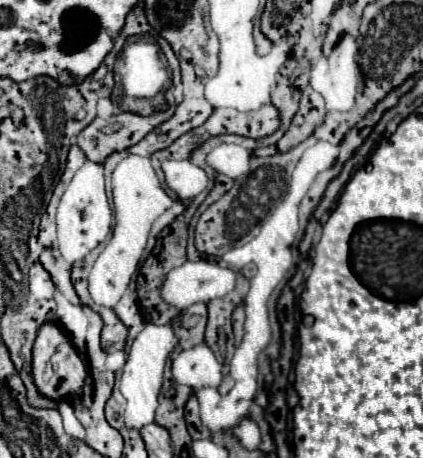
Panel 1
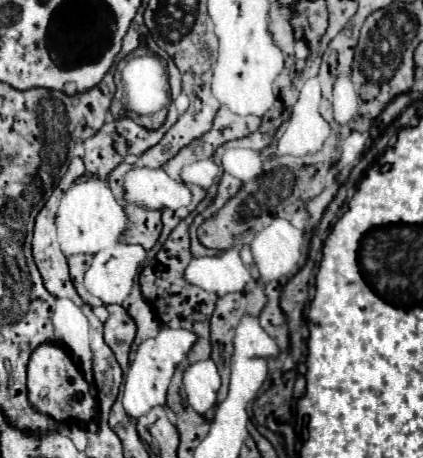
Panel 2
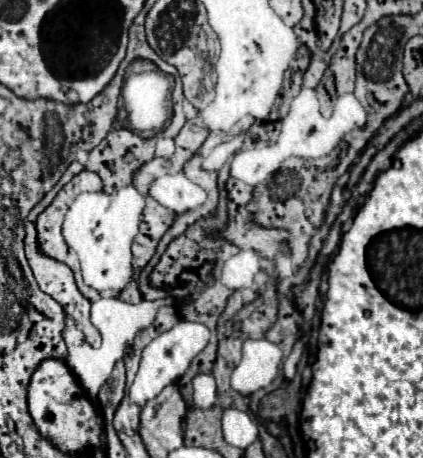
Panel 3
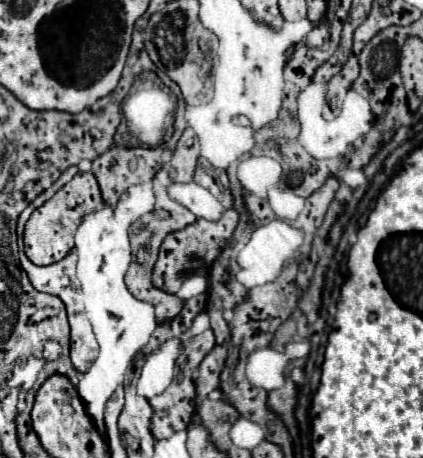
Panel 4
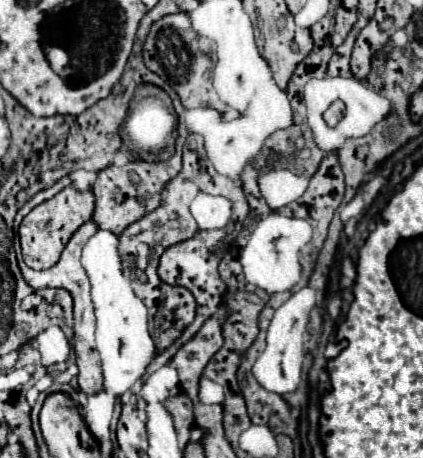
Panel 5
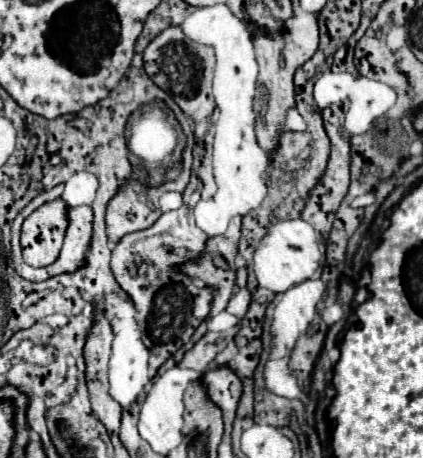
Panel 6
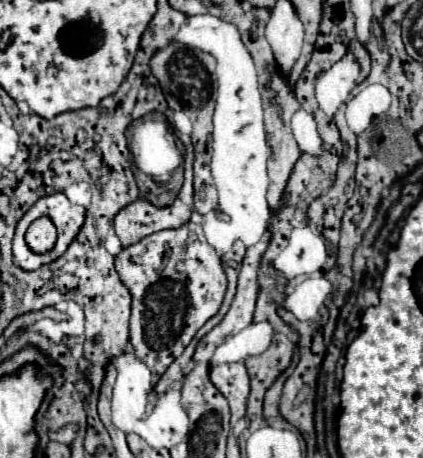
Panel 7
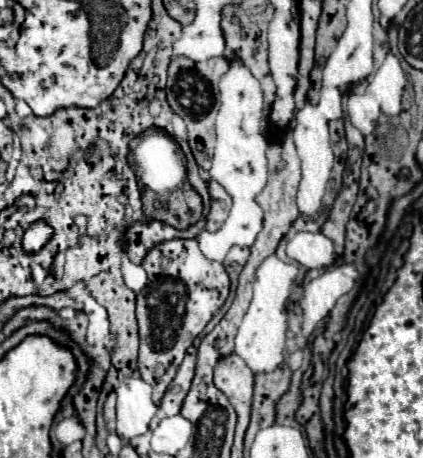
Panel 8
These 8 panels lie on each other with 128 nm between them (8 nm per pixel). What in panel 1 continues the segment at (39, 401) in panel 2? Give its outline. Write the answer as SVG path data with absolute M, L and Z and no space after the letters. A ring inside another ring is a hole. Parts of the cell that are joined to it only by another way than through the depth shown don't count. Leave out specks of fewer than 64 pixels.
M44 322L38 328L38 336L34 342L34 362L32 362L32 372L34 372L34 382L38 386L38 390L52 398L52 400L60 400L60 398L76 398L82 394L82 386L84 386L84 378L86 378L86 368L84 362L80 360L74 344L70 342L68 334L64 332L64 328L60 324L52 324L52 322Z

